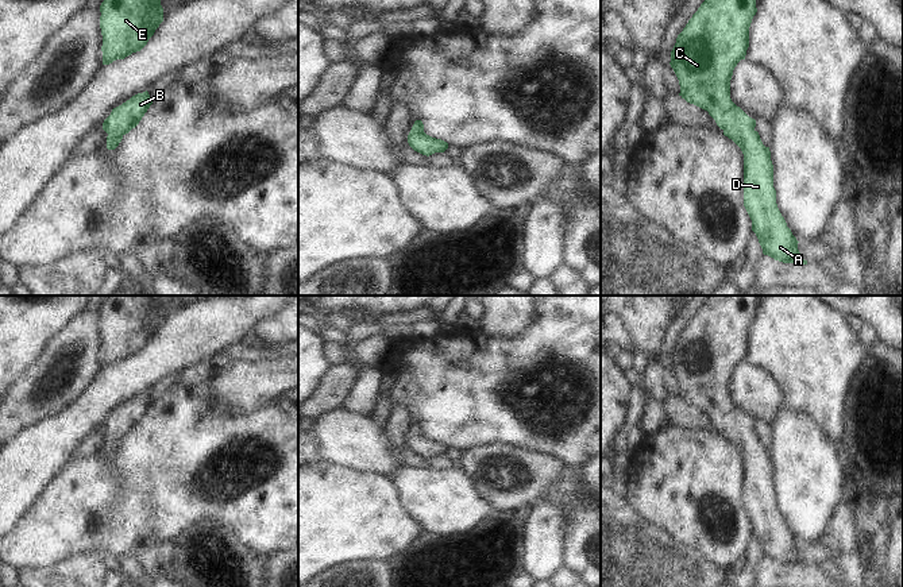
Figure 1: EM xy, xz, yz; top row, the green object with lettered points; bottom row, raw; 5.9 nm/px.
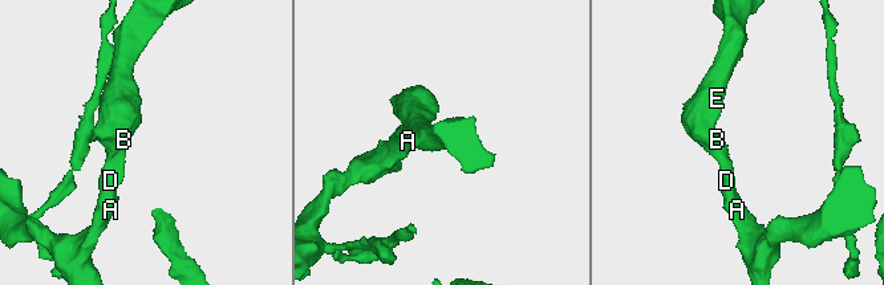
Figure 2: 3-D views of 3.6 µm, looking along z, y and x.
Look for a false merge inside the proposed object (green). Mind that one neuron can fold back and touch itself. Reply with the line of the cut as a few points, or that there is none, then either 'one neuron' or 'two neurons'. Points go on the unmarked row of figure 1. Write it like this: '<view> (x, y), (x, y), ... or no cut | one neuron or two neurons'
no cut | one neuron

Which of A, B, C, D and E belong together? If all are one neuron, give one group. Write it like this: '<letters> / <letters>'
A B C D E

